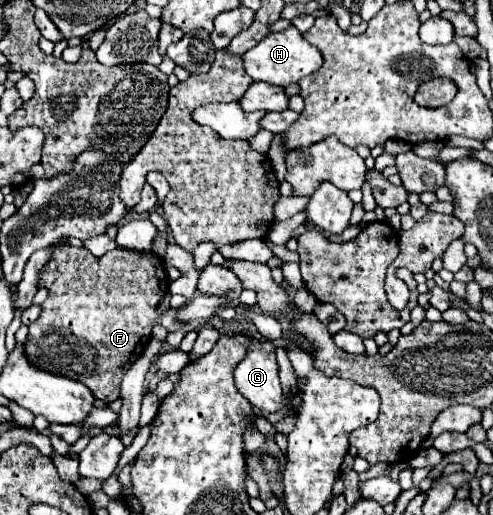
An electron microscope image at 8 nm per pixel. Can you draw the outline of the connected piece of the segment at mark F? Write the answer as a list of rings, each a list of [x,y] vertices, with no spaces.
[[[60,246],[42,266],[38,286],[48,290],[48,298],[42,302],[40,318],[30,324],[26,344],[30,362],[82,382],[106,404],[114,402],[124,370],[152,336],[156,308],[168,290],[162,258],[124,248],[96,258],[86,248]]]

